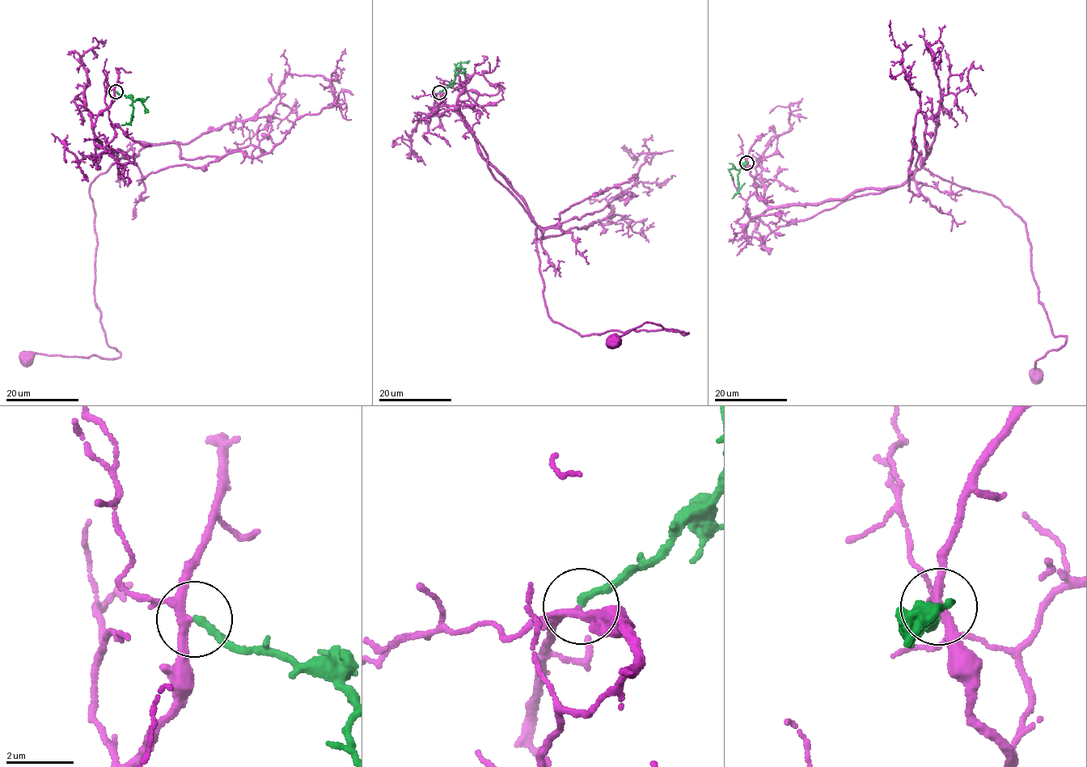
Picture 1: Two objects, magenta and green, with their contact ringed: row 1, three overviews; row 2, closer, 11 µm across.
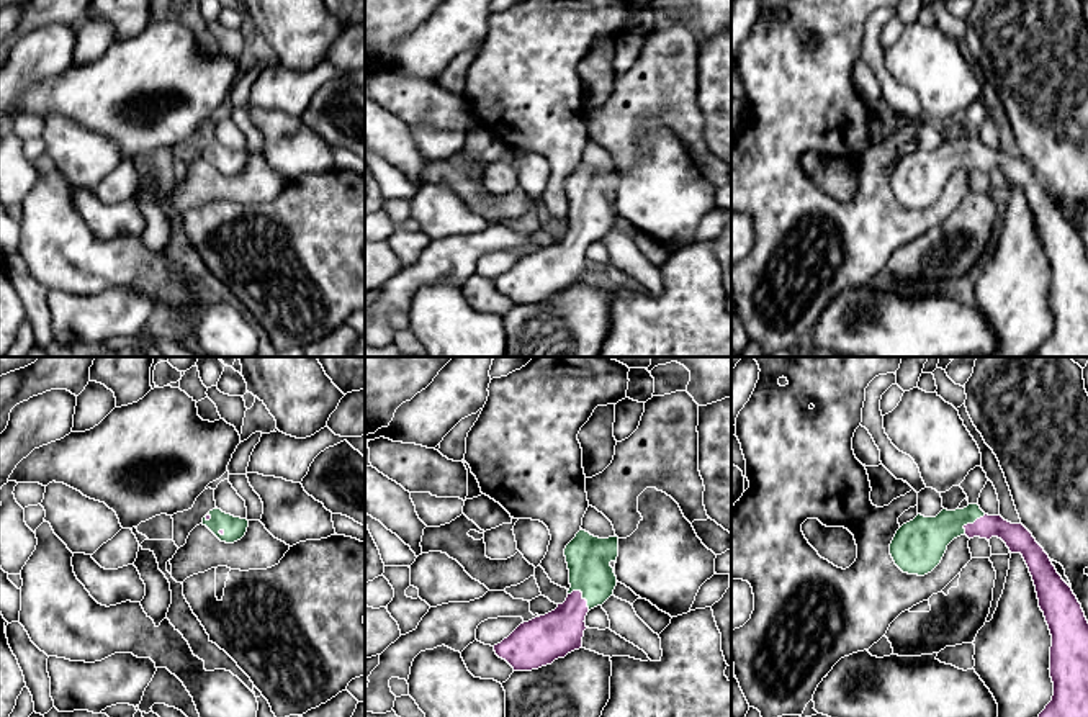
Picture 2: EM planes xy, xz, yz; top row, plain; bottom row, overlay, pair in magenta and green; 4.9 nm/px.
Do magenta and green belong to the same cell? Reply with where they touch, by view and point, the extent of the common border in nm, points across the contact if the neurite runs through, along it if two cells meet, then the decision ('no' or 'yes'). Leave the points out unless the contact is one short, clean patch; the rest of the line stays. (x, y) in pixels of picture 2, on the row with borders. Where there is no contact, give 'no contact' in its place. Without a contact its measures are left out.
xz (581, 595) | 140 nm | across xz (553, 635), (566, 622), (581, 595), (588, 588), (588, 557) | yes

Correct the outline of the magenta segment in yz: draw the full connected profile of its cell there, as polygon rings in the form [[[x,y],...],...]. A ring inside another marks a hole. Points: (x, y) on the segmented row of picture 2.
[[[978,504],[942,509],[936,517],[918,514],[897,530],[890,555],[903,573],[924,576],[960,535],[998,537],[1011,553],[1021,553],[1029,568],[1052,635],[1049,670],[1054,696],[1039,717],[1088,717],[1088,620],[1072,588],[1023,524],[988,516]]]

